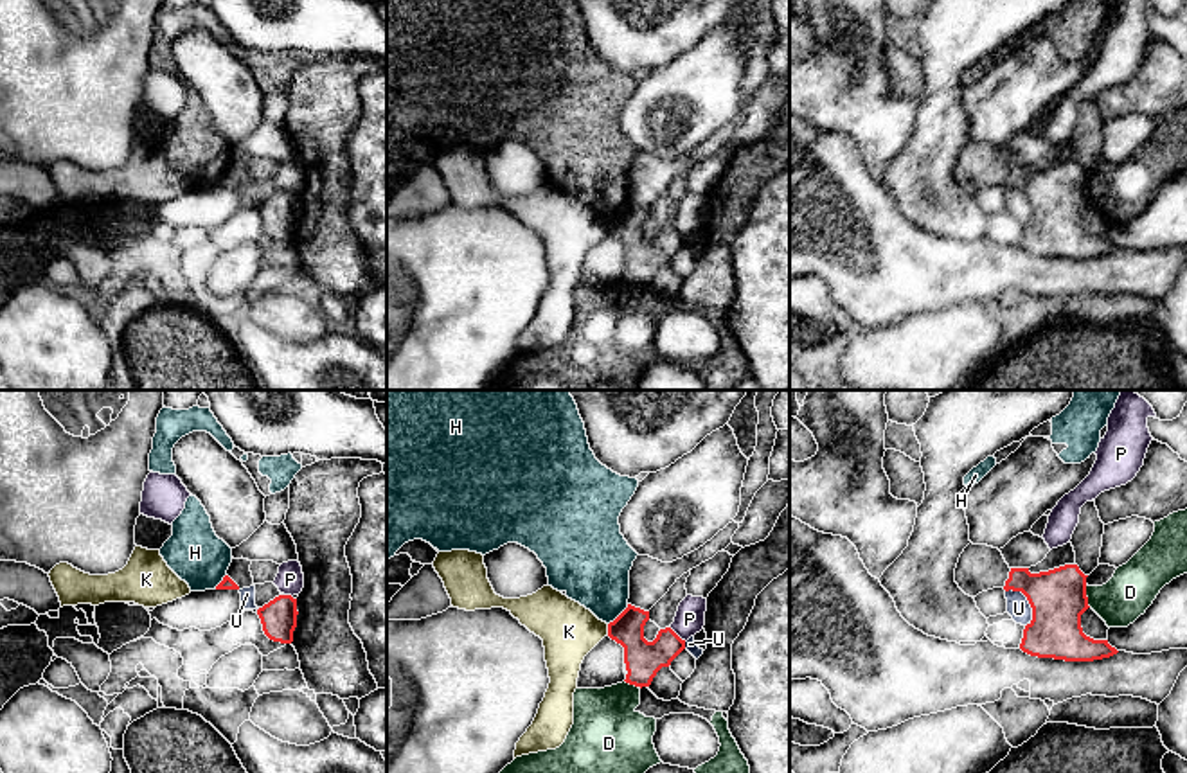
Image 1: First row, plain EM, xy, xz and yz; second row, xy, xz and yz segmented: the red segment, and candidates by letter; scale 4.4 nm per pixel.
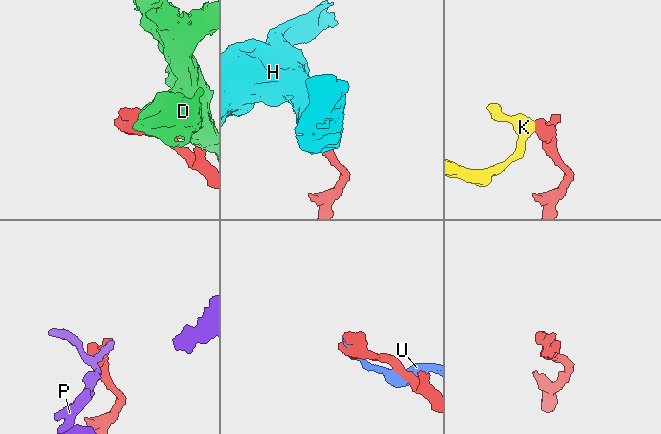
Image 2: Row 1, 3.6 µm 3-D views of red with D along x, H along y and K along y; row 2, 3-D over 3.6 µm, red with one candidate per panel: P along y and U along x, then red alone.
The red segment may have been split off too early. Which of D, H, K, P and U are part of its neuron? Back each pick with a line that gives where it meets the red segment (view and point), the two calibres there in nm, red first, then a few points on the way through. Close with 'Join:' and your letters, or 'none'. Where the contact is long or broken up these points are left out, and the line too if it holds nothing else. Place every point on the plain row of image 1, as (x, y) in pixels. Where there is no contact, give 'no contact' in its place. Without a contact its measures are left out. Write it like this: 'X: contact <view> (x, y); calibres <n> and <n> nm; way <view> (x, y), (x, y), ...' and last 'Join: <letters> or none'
Join: none

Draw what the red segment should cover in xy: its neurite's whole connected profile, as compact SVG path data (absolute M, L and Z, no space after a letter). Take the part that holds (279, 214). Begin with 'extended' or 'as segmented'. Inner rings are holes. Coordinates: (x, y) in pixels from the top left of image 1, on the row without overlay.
as segmented | M279 192L257 207L264 232L281 241L293 239L297 225L297 196L291 192Z

